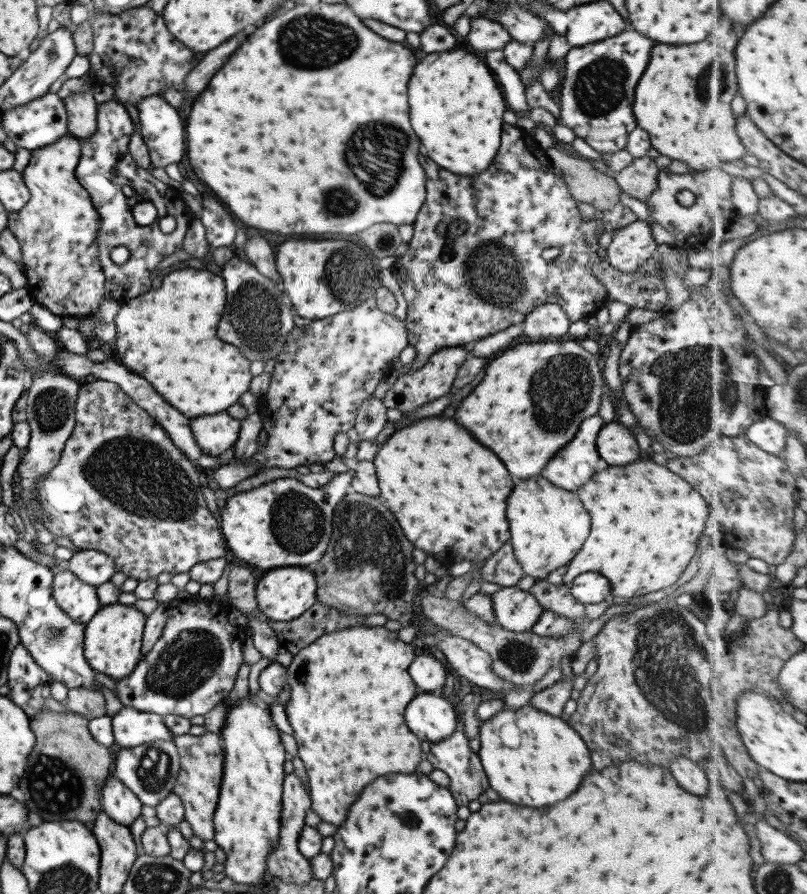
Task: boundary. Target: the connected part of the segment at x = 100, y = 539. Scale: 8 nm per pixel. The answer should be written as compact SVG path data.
M97 378L91 383L85 382L80 386L73 411L75 424L69 438L64 442L64 447L61 449L59 462L47 472L47 476L38 478L34 486L40 510L44 512L42 525L53 536L65 536L75 548L107 554L114 562L115 572L122 572L126 578L134 578L138 581L147 578L155 579L157 574L161 574L161 572L168 572L171 575L188 572L194 564L201 561L213 560L219 557L230 558L229 550L226 548L223 535L218 526L217 515L209 513L207 507L205 507L205 501L203 495L201 495L203 487L199 483L199 471L172 443L172 440L167 438L167 434L163 432L160 424L157 424L147 412L135 405L131 398L117 387L117 384Z

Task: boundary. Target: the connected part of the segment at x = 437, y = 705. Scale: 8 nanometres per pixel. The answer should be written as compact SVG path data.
M421 692L419 696L415 696L411 700L411 704L407 704L407 708L405 708L405 724L419 740L428 740L430 744L433 744L447 738L455 730L459 721L457 713L451 703L443 699L440 693Z

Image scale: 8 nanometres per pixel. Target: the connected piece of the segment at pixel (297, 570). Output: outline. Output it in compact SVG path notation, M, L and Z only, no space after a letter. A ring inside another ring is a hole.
M277 567L265 571L262 577L255 583L254 598L256 607L265 619L272 622L288 622L301 616L315 600L314 574L306 567Z

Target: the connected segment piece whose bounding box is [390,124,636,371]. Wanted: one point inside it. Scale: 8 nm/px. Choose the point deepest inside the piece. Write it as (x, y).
(458, 289)

